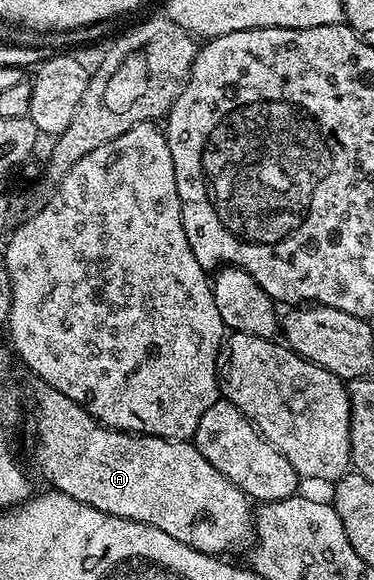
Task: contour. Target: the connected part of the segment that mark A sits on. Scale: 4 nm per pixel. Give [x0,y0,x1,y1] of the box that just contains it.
[33,382,254,557]

